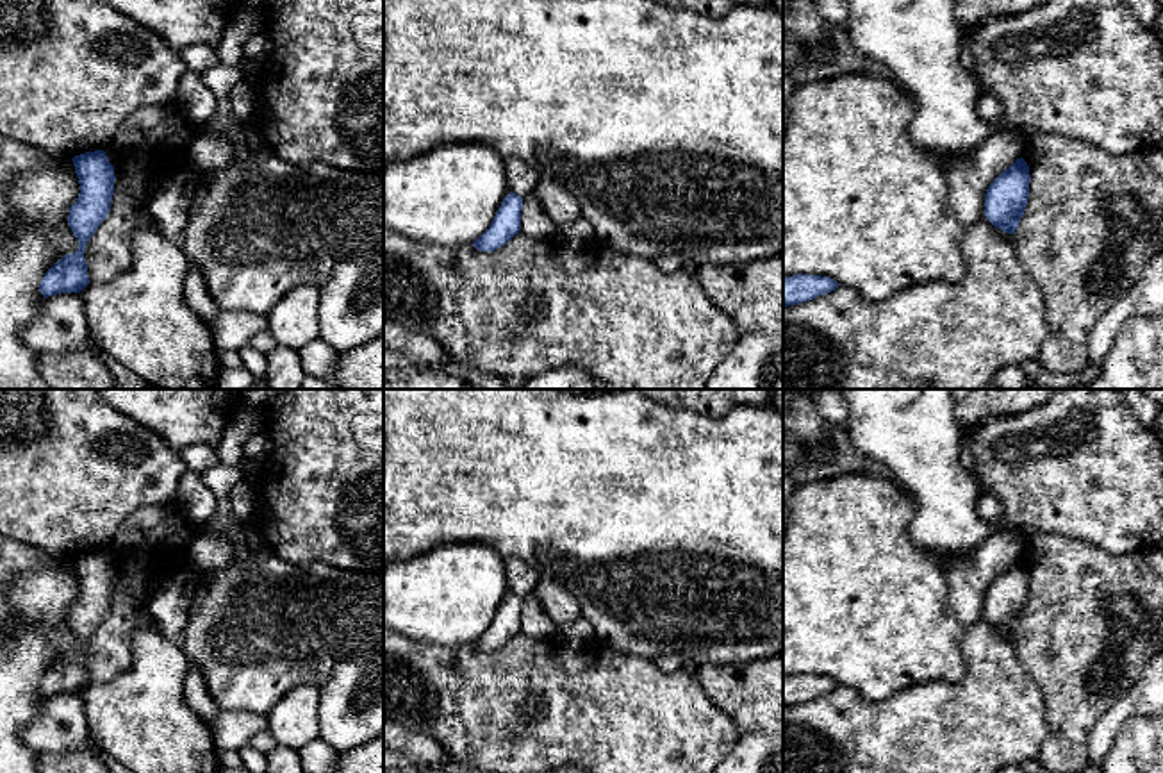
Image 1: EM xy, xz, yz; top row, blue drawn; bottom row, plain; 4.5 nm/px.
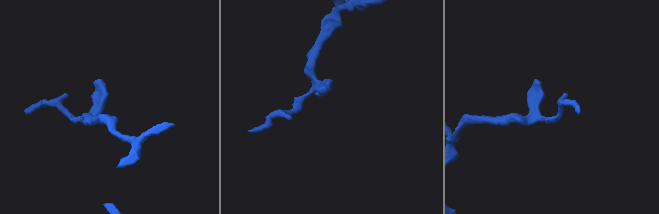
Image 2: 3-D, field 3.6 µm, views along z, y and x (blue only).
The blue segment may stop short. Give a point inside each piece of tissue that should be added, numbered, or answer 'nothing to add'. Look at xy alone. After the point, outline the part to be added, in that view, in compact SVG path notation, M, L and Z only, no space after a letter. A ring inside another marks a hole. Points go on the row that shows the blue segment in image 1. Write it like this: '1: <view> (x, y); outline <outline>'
nothing to add

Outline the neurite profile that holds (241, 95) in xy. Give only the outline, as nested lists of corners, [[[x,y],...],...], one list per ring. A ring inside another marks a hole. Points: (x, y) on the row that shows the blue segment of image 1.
[[[248,79],[230,89],[230,105],[235,118],[250,121],[255,107],[255,91]]]

